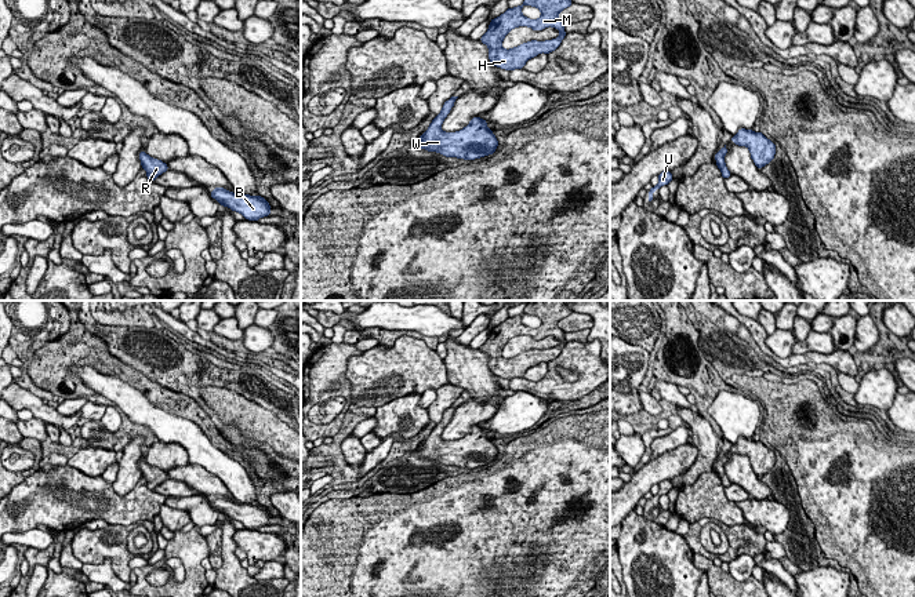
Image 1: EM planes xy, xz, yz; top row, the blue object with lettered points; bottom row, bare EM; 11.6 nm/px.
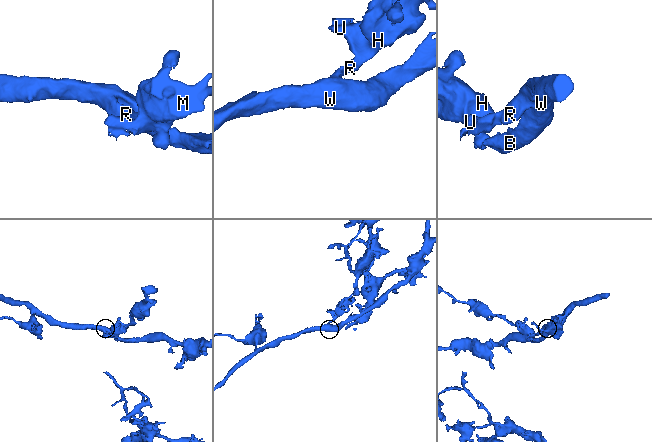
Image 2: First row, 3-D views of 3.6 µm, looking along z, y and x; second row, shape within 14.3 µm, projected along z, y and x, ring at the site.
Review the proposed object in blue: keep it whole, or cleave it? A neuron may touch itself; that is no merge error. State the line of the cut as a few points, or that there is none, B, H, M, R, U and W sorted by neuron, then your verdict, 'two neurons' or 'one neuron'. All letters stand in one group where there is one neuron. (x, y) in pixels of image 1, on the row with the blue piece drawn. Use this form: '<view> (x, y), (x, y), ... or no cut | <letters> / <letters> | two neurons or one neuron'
no cut | B H M R U W | one neuron

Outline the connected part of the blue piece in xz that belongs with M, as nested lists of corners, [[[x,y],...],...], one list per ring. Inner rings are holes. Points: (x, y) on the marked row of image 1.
[[[524,0],[522,6],[508,8],[504,14],[490,21],[487,32],[480,41],[489,47],[490,62],[501,69],[523,69],[530,58],[541,52],[555,51],[566,36],[564,23],[558,18],[559,12],[573,4],[571,0]],[[524,6],[537,7],[541,11],[538,19],[526,18],[522,14]],[[529,26],[533,30],[542,30],[548,26],[556,28],[560,36],[553,40],[531,40],[511,50],[502,47],[504,37],[515,28]]]

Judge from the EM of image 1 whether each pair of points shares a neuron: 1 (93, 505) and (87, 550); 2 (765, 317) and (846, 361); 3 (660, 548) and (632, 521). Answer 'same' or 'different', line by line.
1: different
2: different
3: same

